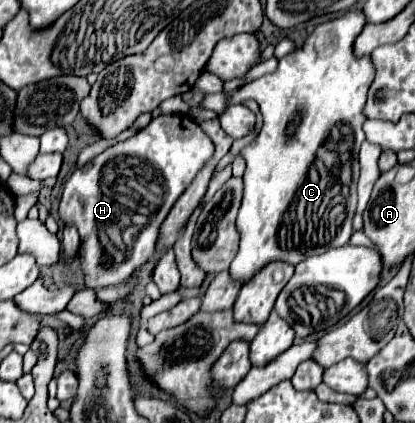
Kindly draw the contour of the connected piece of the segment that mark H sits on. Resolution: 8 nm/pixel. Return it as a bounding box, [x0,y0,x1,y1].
[59,115,213,289]

